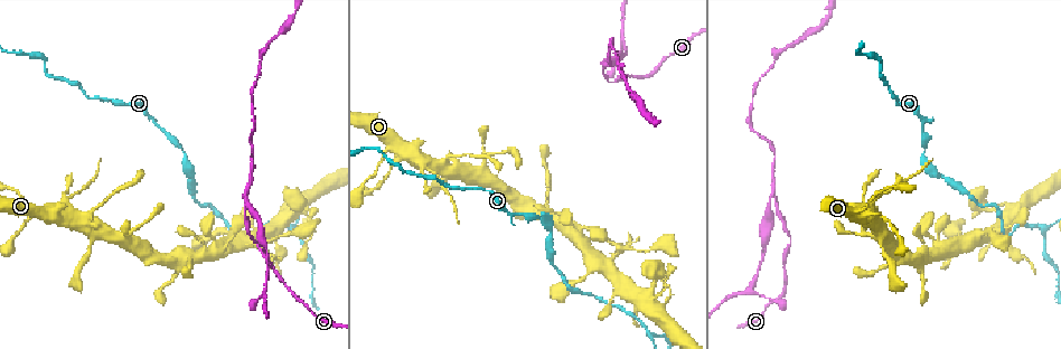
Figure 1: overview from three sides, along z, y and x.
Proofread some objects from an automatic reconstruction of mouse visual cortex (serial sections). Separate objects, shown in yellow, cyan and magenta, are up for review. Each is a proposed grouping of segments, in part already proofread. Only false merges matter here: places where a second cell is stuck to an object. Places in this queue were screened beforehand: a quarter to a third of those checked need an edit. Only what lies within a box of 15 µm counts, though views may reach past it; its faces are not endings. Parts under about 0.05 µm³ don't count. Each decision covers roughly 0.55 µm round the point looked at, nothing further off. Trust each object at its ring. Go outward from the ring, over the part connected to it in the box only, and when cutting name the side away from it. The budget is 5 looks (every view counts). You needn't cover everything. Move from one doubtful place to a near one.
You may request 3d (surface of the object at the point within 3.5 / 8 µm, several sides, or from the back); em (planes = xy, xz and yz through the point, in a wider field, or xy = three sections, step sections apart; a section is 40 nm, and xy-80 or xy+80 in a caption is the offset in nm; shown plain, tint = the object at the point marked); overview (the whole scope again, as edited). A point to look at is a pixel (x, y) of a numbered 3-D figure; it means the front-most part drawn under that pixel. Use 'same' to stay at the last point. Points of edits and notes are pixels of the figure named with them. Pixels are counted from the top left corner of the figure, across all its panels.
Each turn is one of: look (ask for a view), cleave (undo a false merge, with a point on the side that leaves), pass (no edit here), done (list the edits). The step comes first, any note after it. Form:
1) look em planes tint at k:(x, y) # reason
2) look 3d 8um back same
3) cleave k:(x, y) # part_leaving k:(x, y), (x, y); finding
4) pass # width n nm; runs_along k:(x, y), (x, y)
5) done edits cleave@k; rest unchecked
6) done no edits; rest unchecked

look 3d 8um at 1:(606, 67) # sharp bend

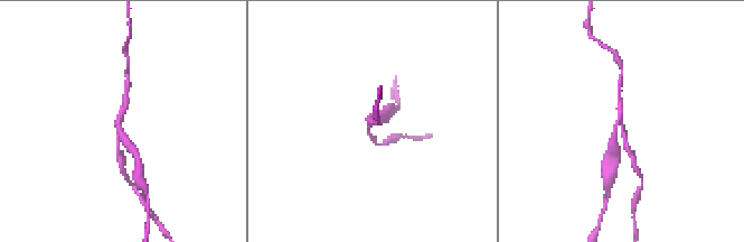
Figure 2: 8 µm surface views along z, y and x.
look em xy step 2 tint at 2:(119, 126)

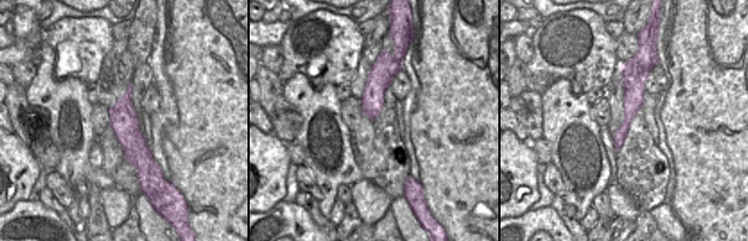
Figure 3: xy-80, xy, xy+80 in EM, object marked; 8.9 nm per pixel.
cleave 2:(613, 143) # arms 3; part_leaving 2:(617, 126), (611, 154), (605, 165); a second cell is stuck on

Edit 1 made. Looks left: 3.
look overview

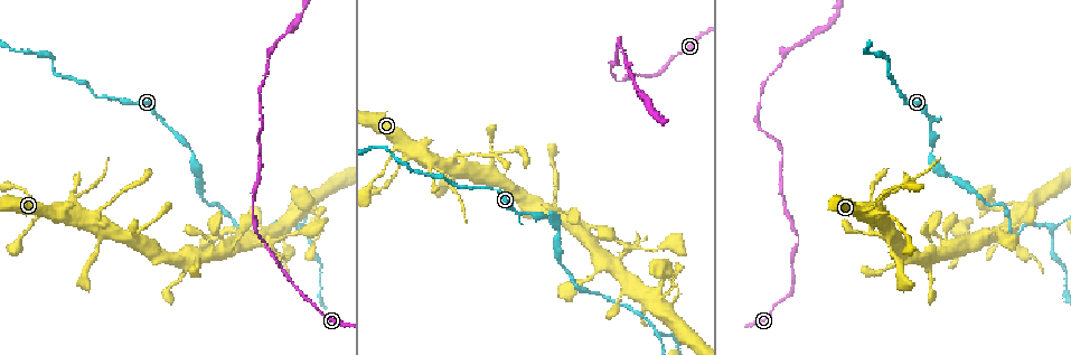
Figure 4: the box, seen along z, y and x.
look 3d 3.5um at 4:(98, 211) # calibre changes

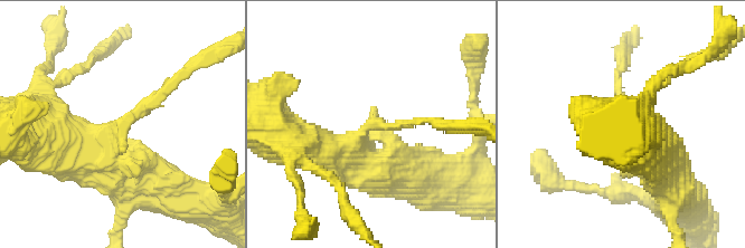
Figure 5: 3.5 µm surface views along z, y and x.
look em xy step 3 tint at 5:(363, 129) # arm_widths 150, 600 nm; need the tissue

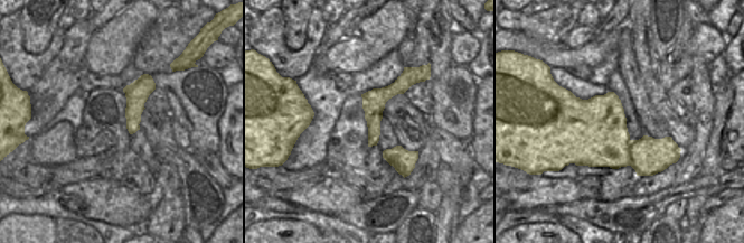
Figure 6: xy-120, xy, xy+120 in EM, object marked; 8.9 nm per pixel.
cleave 5:(156, 99) # width 200 nm; part_leaving 5:(128, 120), (210, 54); two cells meet here

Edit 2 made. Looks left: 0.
done edits cleave@2, cleave@5; rest unchecked

